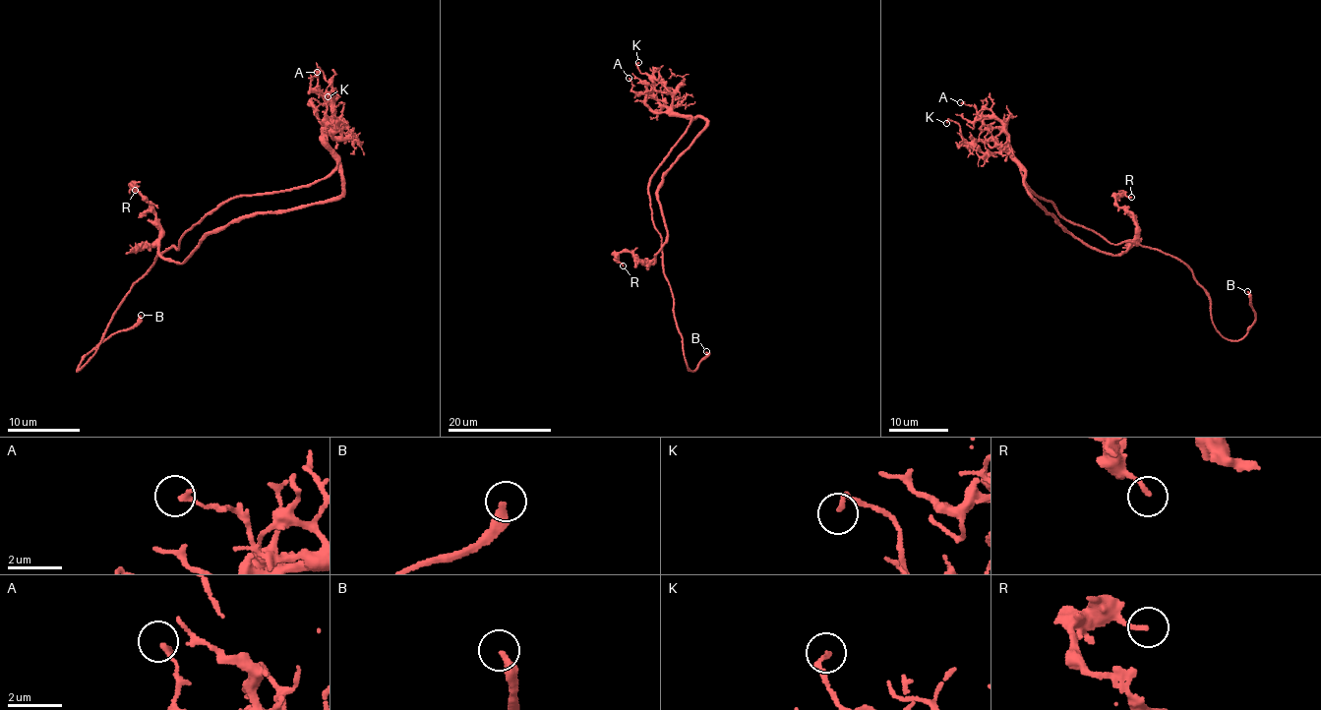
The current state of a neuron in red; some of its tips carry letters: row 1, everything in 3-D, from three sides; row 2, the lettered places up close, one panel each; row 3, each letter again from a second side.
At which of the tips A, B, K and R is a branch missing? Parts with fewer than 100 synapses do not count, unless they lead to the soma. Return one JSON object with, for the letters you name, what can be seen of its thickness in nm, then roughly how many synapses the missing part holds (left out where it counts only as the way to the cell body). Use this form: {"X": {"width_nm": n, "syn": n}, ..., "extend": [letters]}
{"B": {"width_nm": 320}, "extend": ["B"]}

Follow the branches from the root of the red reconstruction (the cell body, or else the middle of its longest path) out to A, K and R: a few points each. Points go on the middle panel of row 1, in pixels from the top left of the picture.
A: (661, 162), (687, 129), (691, 117), (682, 117), (650, 95), (633, 91), (629, 78)
K: (661, 162), (691, 117), (674, 112), (673, 97), (655, 89), (647, 74), (640, 73), (638, 62)
R: (661, 162), (693, 117), (702, 117), (704, 126), (657, 192), (667, 242), (654, 260), (622, 252), (623, 266)

